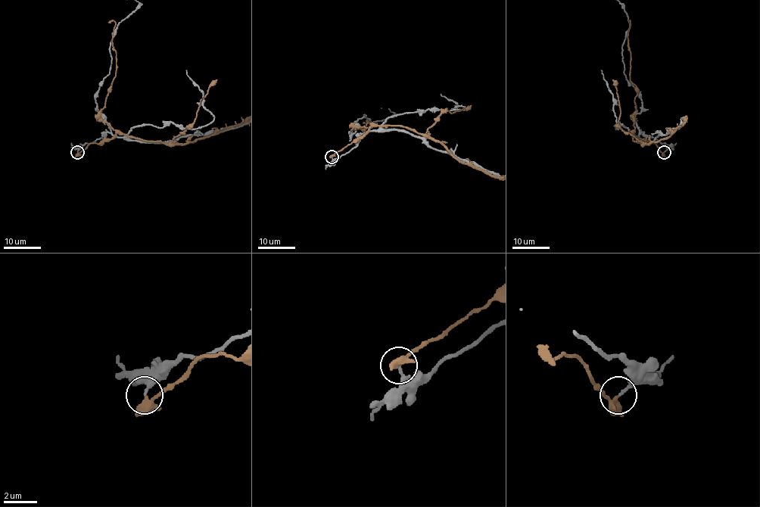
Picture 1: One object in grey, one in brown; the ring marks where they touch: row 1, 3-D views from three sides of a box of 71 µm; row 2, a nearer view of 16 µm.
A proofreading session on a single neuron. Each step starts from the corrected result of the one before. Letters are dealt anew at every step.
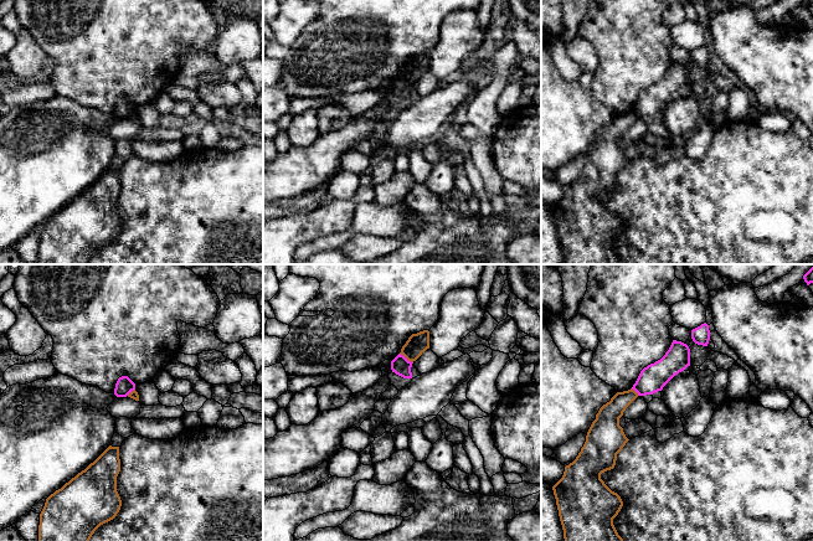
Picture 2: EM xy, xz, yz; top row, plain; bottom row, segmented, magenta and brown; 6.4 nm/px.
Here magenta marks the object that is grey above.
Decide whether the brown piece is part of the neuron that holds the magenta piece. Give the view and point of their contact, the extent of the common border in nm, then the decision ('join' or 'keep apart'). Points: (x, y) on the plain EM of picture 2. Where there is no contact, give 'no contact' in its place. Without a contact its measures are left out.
xz (405, 80) | 110 nm | keep apart

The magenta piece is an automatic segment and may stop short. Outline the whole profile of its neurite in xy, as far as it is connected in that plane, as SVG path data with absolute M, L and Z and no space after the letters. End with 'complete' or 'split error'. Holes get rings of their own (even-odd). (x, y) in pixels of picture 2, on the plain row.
M122 98L115 105L114 117L117 119L127 119L134 112L135 105L128 98Z; complete

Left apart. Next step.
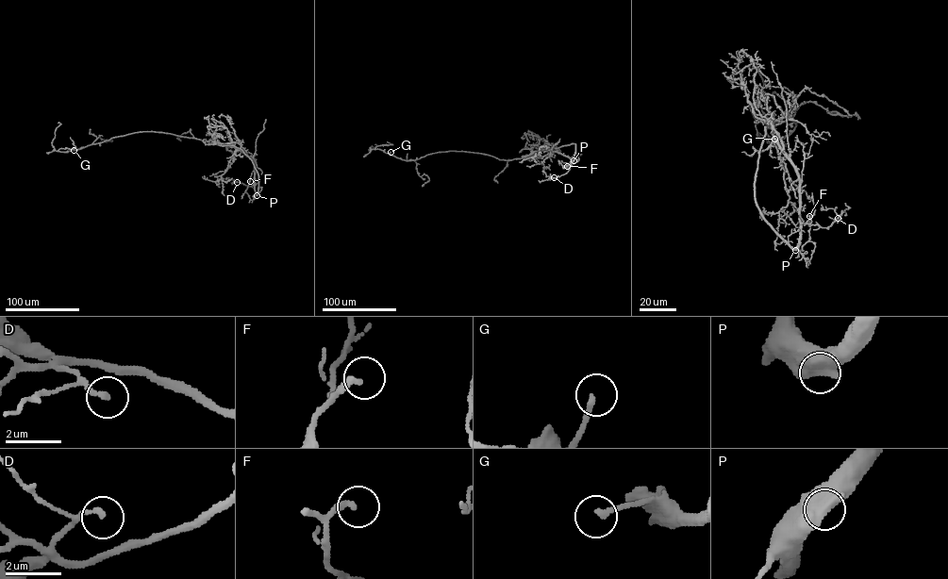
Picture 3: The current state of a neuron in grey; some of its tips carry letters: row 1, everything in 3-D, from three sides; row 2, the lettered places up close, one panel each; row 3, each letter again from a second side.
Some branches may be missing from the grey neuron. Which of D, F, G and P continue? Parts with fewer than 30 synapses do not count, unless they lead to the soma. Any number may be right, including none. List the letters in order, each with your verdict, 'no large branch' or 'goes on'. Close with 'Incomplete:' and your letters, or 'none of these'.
D: no large branch
F: no large branch
G: no large branch
P: goes on
Incomplete: P

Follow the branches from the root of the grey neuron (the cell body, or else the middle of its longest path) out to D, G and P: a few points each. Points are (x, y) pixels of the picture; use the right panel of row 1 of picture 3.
D: (787, 102), (795, 107), (790, 115), (773, 120), (773, 136), (799, 180), (800, 221), (827, 227), (838, 218)
G: (787, 102), (773, 92), (774, 103), (795, 123), (788, 136), (774, 139)
P: (787, 102), (795, 107), (791, 114), (773, 119), (772, 123), (773, 136), (799, 180), (799, 242), (795, 250)

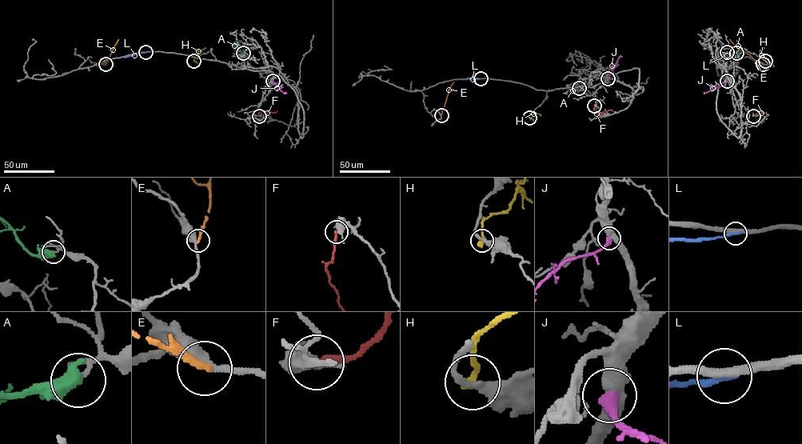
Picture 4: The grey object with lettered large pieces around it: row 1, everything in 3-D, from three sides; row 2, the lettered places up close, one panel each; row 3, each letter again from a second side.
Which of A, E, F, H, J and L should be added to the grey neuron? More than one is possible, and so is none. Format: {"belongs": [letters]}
{"belongs": []}

